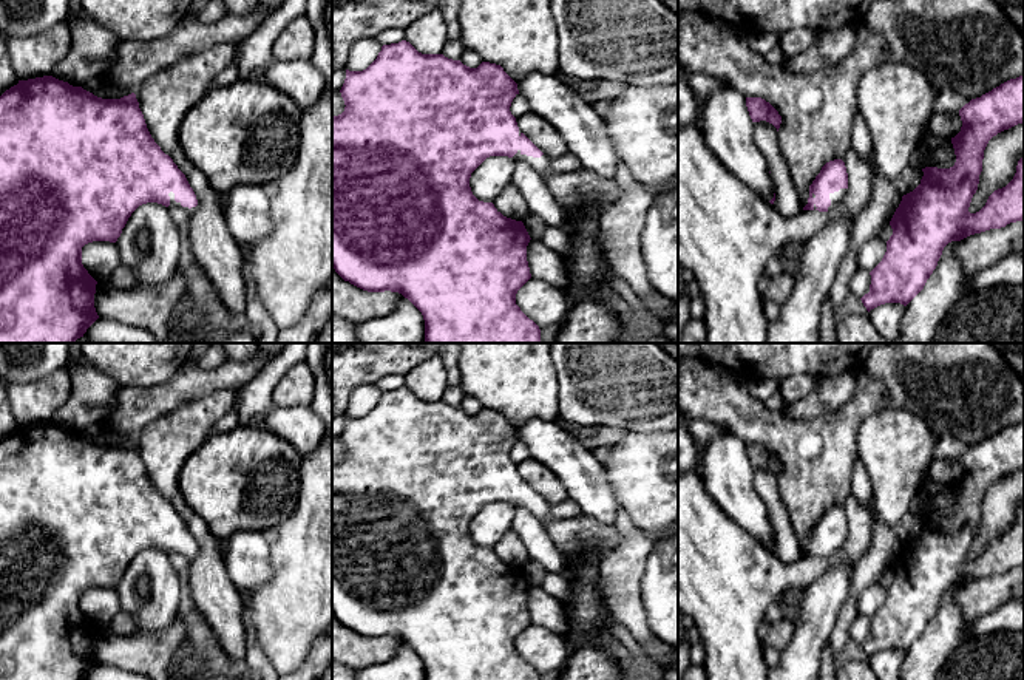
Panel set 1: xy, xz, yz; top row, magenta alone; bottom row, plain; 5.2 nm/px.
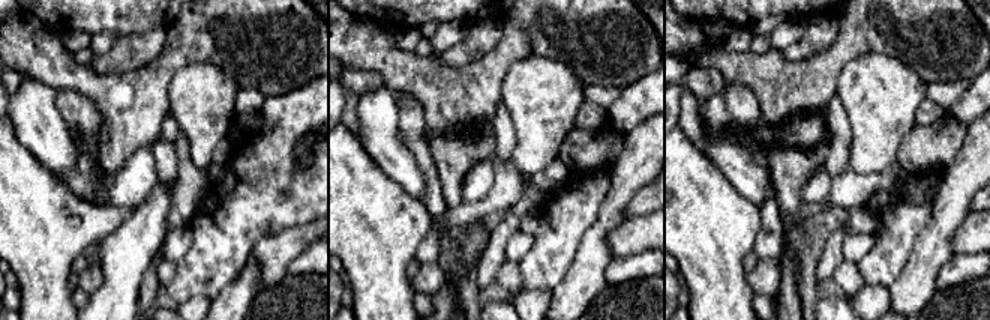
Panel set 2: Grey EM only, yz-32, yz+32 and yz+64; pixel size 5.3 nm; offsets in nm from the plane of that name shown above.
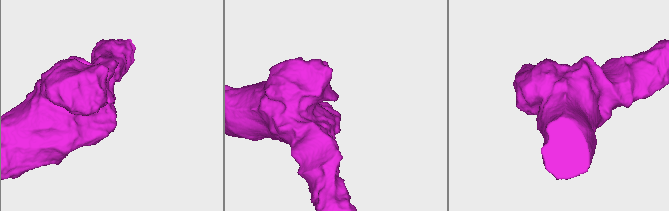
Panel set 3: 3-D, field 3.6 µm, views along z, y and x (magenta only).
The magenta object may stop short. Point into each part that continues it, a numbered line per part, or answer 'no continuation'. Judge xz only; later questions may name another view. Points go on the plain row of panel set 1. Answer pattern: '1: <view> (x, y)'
1: xz (579, 537)

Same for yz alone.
1: yz (836, 544)

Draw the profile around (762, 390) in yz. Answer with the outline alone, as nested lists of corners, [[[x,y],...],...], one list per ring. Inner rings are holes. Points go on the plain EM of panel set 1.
[[[748,379],[749,394],[760,402],[766,402],[778,389],[778,386],[780,383],[775,379]]]

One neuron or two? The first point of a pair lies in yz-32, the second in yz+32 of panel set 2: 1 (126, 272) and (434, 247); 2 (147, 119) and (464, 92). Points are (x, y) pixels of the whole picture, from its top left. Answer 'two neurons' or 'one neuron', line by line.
1: two neurons
2: one neuron

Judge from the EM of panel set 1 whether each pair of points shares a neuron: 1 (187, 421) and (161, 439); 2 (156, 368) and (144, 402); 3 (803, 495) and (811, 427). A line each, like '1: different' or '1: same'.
1: same
2: different
3: same

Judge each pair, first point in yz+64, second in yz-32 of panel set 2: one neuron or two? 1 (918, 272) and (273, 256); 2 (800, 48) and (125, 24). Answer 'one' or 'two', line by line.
1: two
2: two

